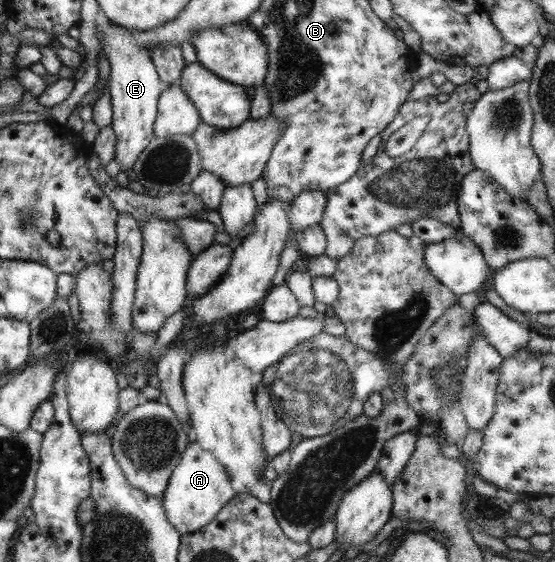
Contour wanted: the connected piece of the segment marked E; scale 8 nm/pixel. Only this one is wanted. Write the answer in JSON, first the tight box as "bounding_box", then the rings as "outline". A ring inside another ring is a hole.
{"bounding_box":[103,21,166,173],"outline":[[[111,21],[109,28],[111,29],[103,33],[103,52],[110,68],[107,81],[112,108],[110,126],[116,140],[113,159],[119,163],[119,171],[127,173],[132,170],[139,153],[154,137],[152,129],[157,112],[157,99],[166,86],[157,76],[147,49],[139,47],[133,39],[134,33],[114,25]]]}

